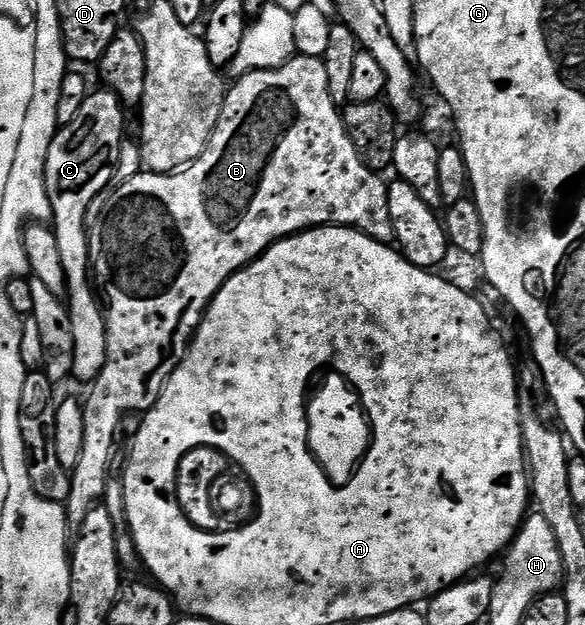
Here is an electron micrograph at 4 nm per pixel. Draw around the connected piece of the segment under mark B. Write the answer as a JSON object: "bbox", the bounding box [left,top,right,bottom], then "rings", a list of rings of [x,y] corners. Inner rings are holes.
{"bbox":[66,55,393,527],"rings":[[[293,55],[286,63],[273,69],[263,69],[246,73],[235,78],[230,88],[224,95],[224,106],[220,112],[220,118],[216,124],[208,145],[204,148],[204,154],[197,161],[185,165],[183,169],[175,173],[149,173],[141,171],[133,178],[126,179],[110,194],[102,211],[91,218],[87,226],[88,231],[88,263],[90,277],[98,290],[99,300],[104,310],[104,322],[106,323],[106,363],[102,367],[99,377],[91,382],[92,394],[83,398],[82,408],[84,411],[84,430],[82,431],[82,455],[78,455],[78,463],[70,470],[72,486],[66,502],[68,520],[73,526],[79,527],[82,519],[95,505],[101,504],[106,491],[106,479],[108,470],[114,464],[112,448],[116,445],[116,432],[120,429],[120,420],[127,413],[143,415],[158,403],[158,395],[162,395],[162,387],[170,379],[170,375],[178,367],[178,363],[184,357],[188,349],[188,342],[196,333],[204,312],[208,310],[209,303],[214,295],[240,269],[257,261],[270,246],[285,237],[292,237],[295,233],[303,233],[306,229],[319,229],[322,225],[344,225],[348,229],[356,229],[372,237],[375,241],[385,243],[393,240],[392,224],[390,223],[390,207],[388,206],[388,185],[383,181],[379,172],[367,169],[354,151],[354,143],[350,143],[350,135],[346,135],[344,118],[341,110],[330,99],[330,83],[326,83],[326,75],[322,71],[322,61],[319,57],[301,57]]]}

